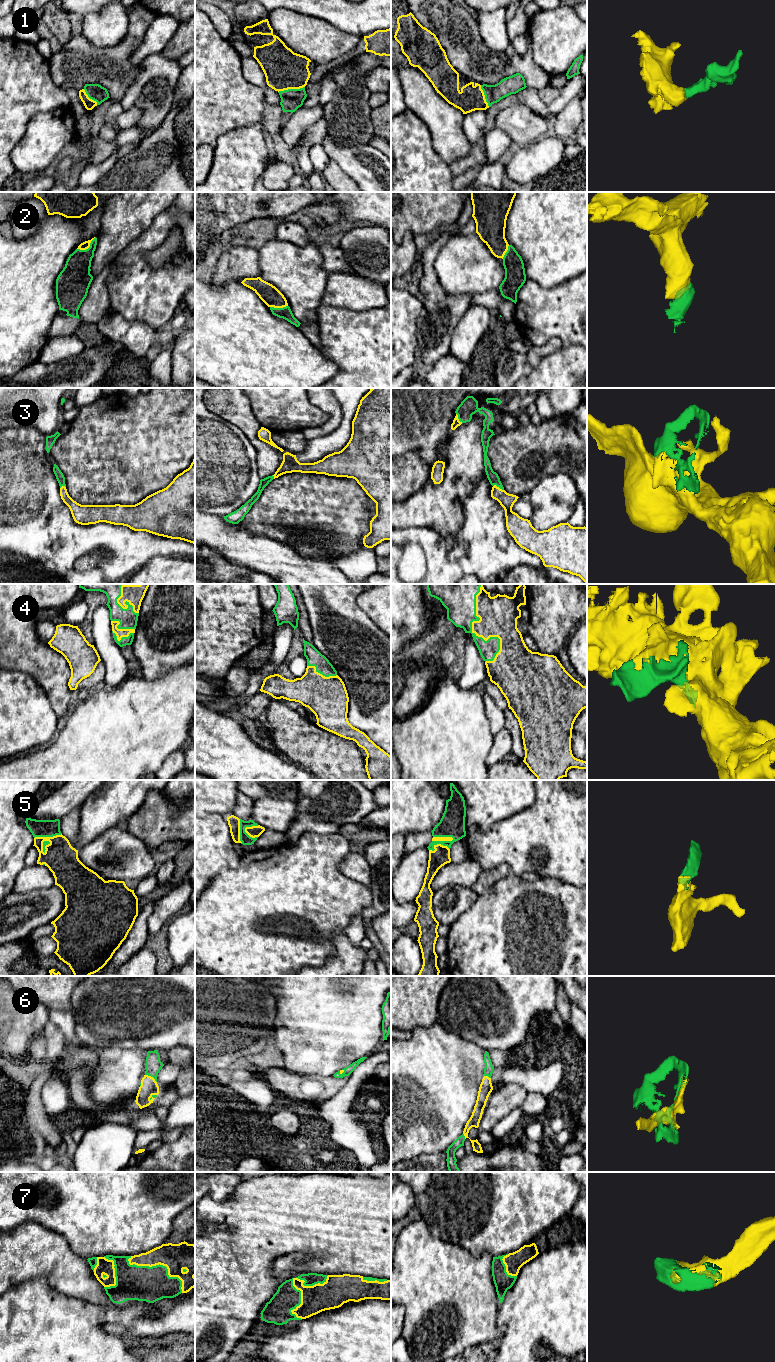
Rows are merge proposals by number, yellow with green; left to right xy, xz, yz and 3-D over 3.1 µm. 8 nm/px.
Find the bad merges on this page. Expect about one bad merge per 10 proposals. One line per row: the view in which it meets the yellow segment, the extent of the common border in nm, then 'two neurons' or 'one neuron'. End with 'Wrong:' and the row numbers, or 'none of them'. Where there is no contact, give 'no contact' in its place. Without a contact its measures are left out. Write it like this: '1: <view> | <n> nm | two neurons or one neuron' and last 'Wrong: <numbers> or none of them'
1: xz | 220 nm | one neuron
2: xy | 180 nm | one neuron
3: yz | 100 nm | one neuron
4: yz | 650 nm | one neuron
5: yz | 180 nm | one neuron
6: xy | 120 nm | one neuron
7: xy | 500 nm | one neuron
Wrong: none of them

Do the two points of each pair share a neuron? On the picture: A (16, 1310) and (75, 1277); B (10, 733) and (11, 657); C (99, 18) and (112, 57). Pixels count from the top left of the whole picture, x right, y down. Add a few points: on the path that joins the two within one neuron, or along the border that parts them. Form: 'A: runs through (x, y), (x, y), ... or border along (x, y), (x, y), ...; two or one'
A: border along (31, 1280), (44, 1279), (55, 1290), (75, 1298); two
B: border along (10, 670), (20, 670), (33, 679); two
C: border along (127, 32), (112, 46), (93, 46), (86, 39); two

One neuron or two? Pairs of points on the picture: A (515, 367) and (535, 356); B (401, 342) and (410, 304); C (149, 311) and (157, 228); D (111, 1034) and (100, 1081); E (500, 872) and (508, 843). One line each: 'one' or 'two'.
A: two
B: one
C: one
D: two
E: two

